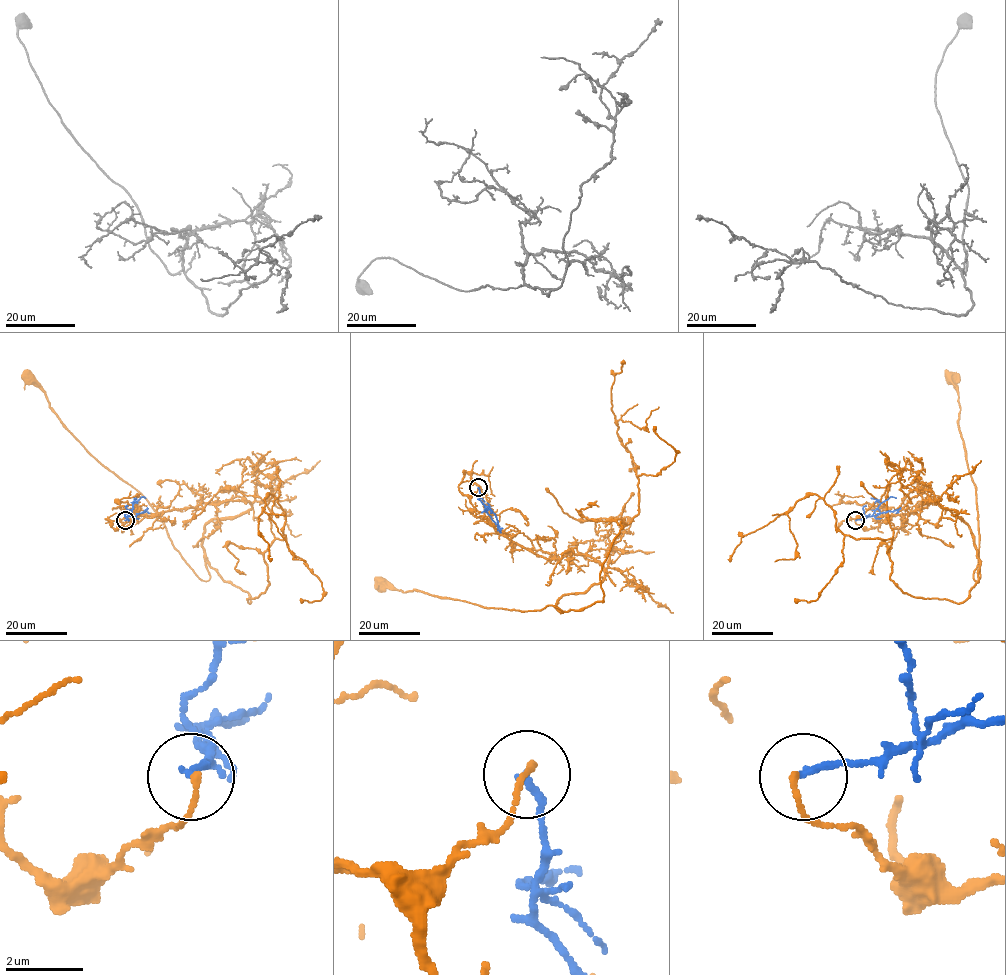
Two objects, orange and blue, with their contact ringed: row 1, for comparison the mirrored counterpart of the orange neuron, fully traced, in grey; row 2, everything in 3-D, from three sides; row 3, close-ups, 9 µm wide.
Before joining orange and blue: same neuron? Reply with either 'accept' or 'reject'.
reject

